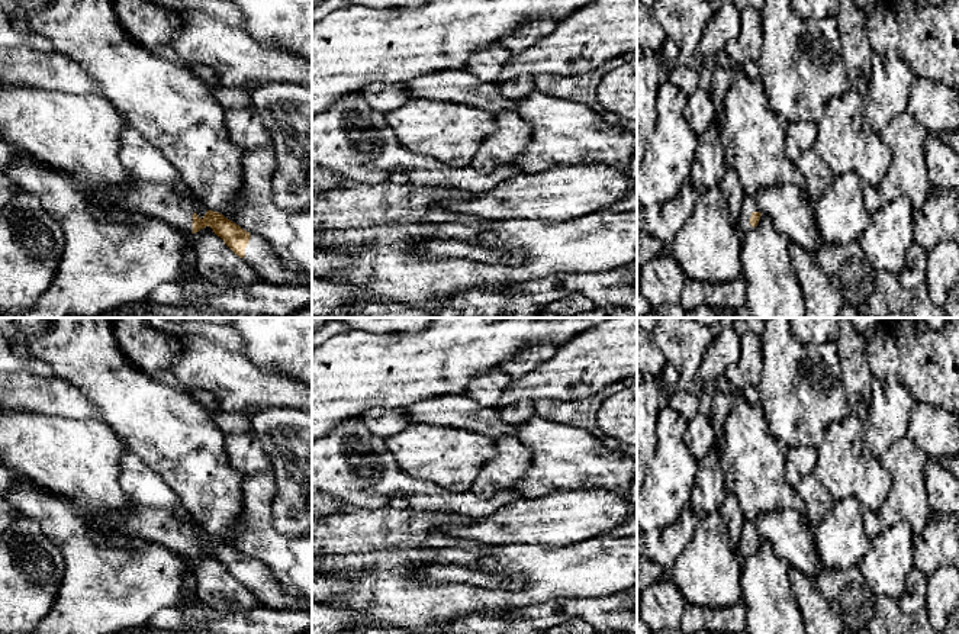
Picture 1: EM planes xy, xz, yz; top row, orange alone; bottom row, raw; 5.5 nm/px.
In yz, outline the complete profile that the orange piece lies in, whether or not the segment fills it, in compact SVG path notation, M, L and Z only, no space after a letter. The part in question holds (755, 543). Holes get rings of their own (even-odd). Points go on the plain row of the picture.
M746 521L743 531L741 531L740 544L738 544L738 554L743 559L747 559L754 551L757 551L760 541L762 538L759 537L756 524Z

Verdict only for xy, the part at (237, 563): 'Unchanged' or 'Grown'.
Grown

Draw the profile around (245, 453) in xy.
M254 434L225 437L229 464L242 474L271 472L271 460Z

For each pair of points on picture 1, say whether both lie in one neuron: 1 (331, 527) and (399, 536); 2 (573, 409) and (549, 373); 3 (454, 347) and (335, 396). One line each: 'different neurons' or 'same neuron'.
1: same neuron
2: different neurons
3: same neuron

